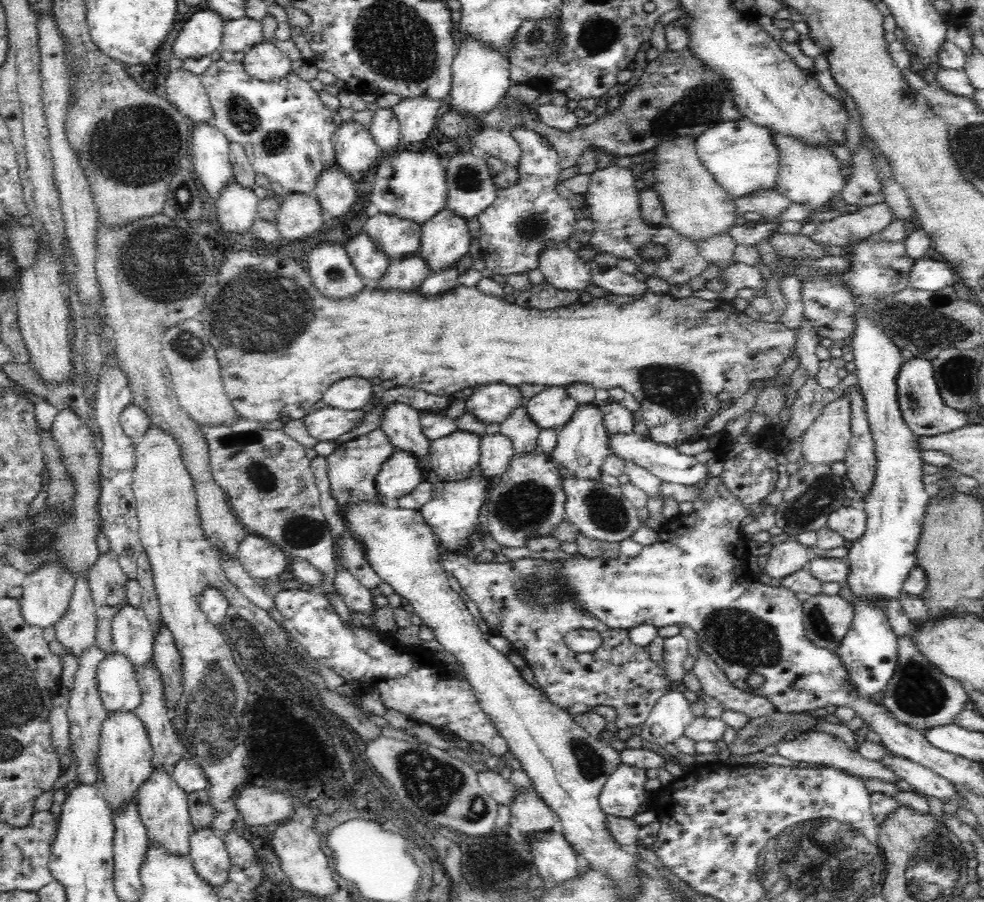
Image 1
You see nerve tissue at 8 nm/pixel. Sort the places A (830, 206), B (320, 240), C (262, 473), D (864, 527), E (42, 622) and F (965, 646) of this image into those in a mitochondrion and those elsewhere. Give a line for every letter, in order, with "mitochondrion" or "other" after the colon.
A: other
B: other
C: mitochondrion
D: other
E: other
F: other

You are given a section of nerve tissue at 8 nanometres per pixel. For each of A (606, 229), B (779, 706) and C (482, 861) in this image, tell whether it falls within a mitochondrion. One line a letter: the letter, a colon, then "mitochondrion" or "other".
A: other
B: other
C: other

